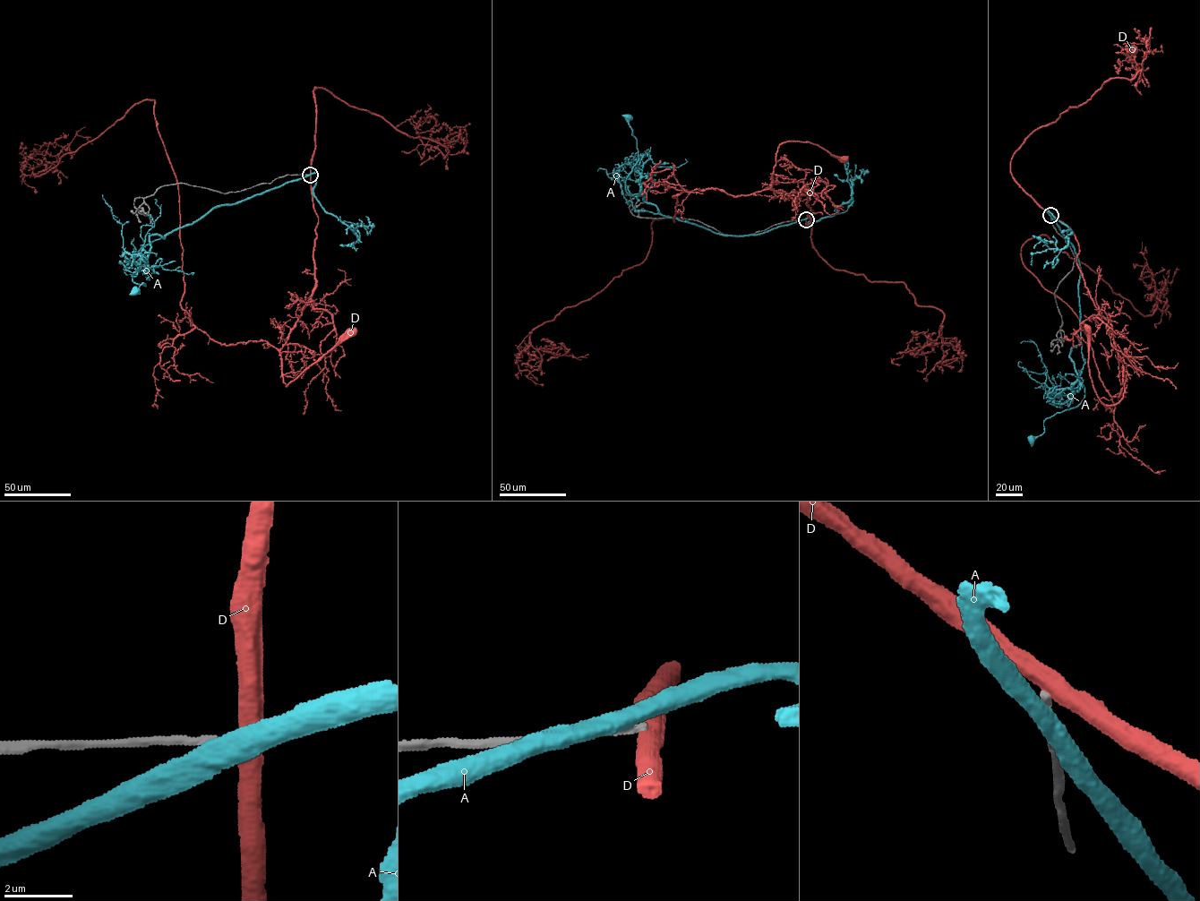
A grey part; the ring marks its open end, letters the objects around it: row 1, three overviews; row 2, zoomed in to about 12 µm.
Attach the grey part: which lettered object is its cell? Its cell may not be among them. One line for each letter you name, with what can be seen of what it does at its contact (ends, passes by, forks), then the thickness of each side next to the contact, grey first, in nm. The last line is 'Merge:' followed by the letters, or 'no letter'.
Merge: no letter

